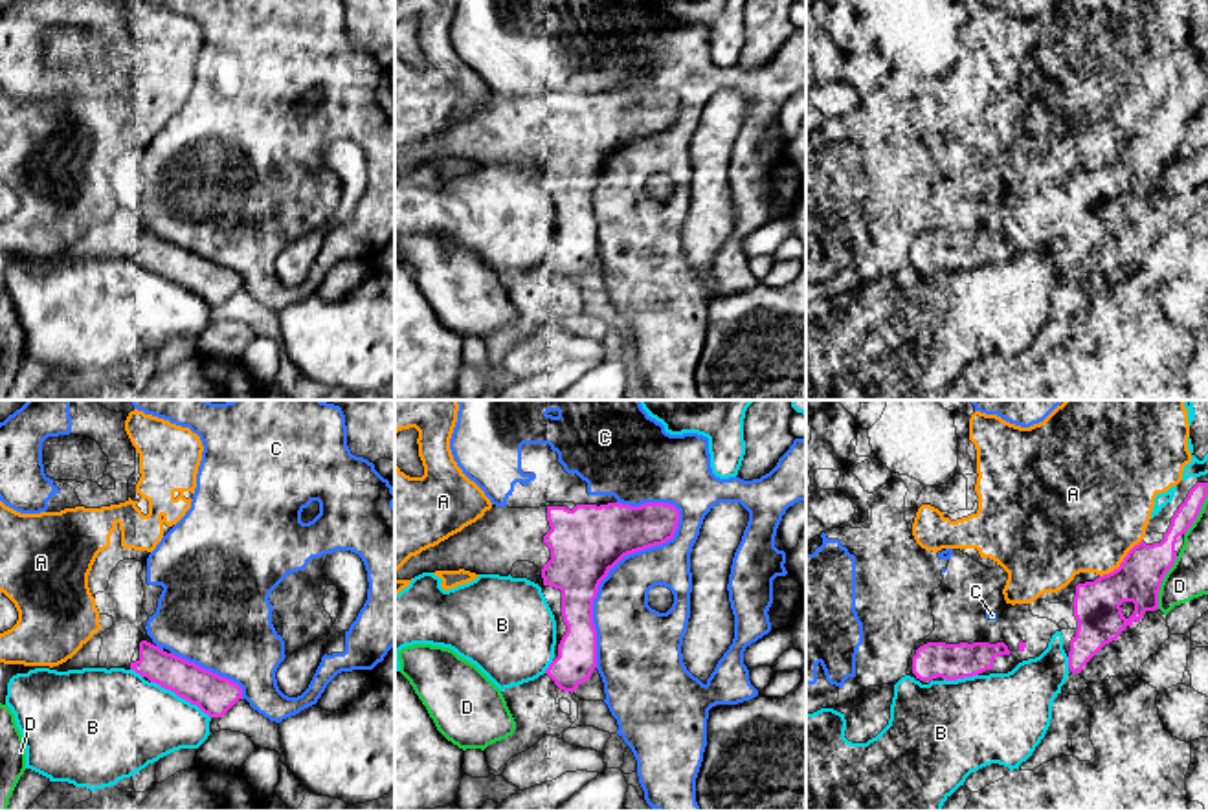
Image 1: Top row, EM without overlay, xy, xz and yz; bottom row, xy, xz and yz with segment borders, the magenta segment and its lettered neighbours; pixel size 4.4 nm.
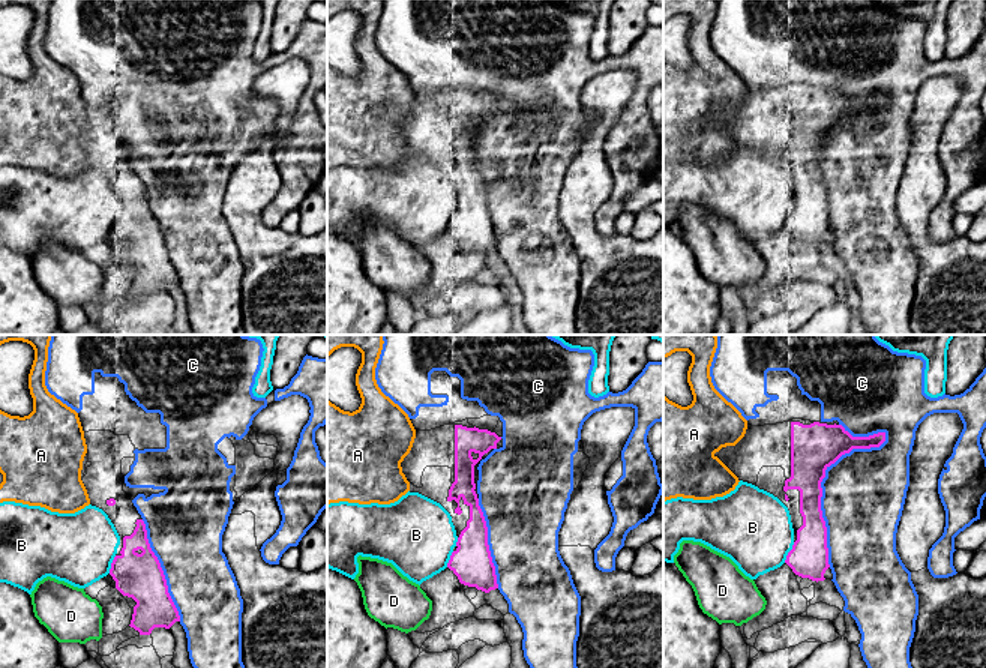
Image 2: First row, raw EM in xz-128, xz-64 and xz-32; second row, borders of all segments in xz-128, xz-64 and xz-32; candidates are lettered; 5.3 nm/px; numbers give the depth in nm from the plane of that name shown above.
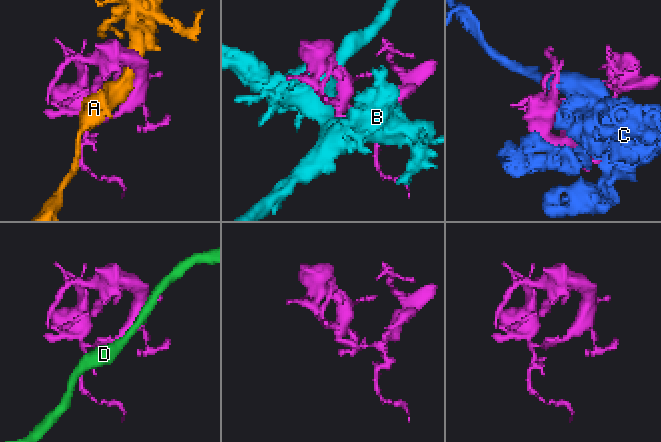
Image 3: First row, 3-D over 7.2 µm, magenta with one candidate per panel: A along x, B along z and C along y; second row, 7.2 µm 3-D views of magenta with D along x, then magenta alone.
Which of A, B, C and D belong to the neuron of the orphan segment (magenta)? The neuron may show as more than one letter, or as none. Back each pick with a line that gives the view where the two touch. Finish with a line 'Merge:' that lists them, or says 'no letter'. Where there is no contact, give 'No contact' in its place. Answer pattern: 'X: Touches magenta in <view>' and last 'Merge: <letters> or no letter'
Merge: no letter

